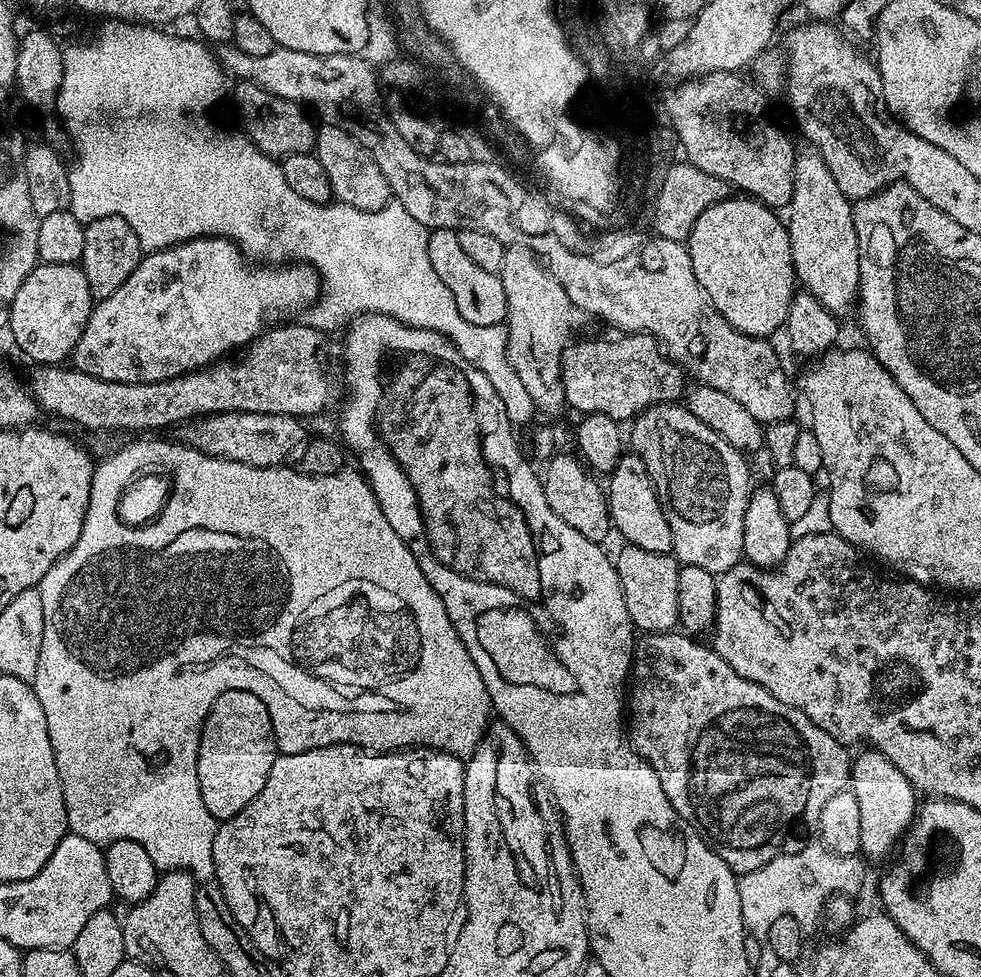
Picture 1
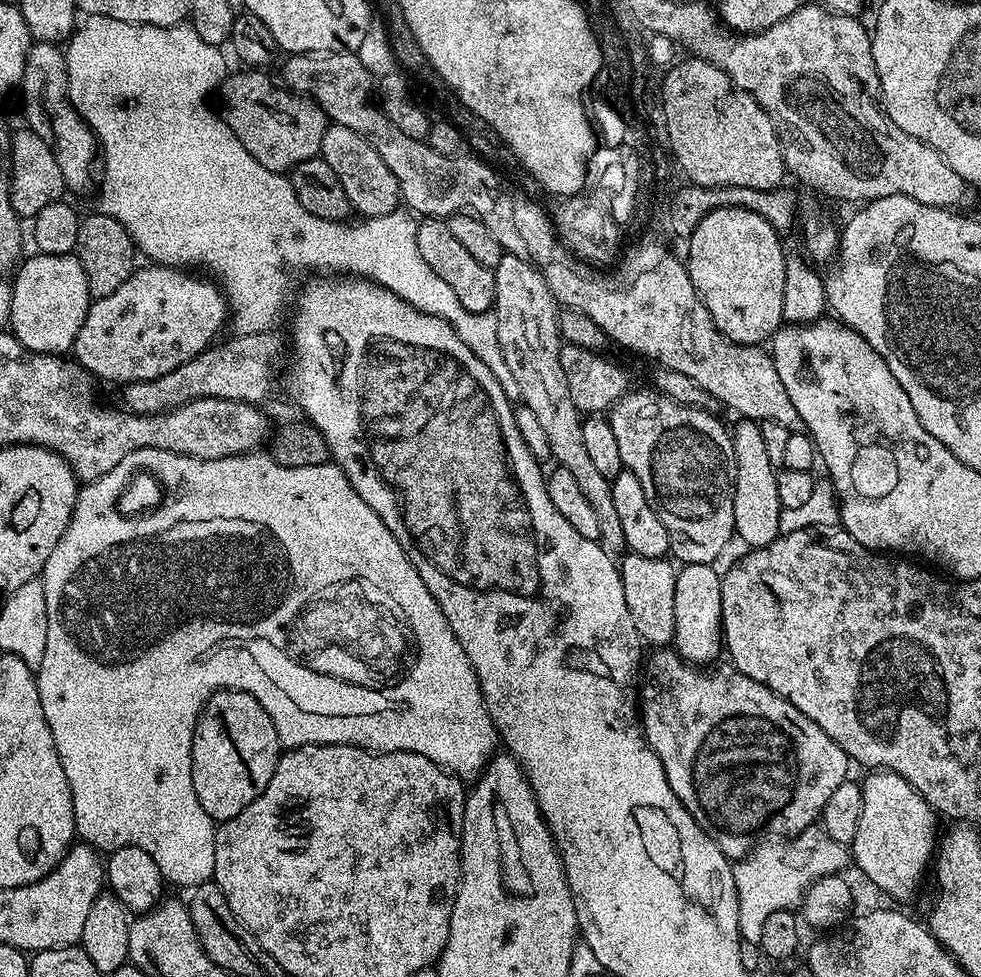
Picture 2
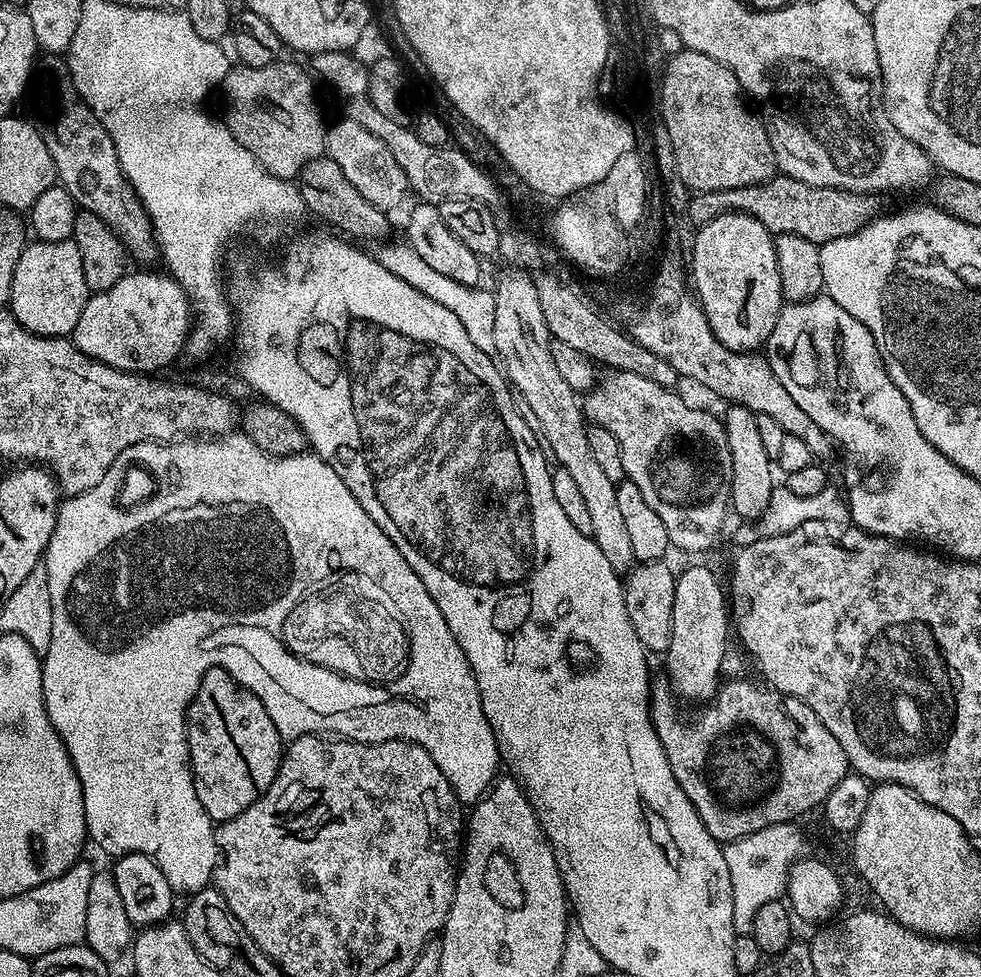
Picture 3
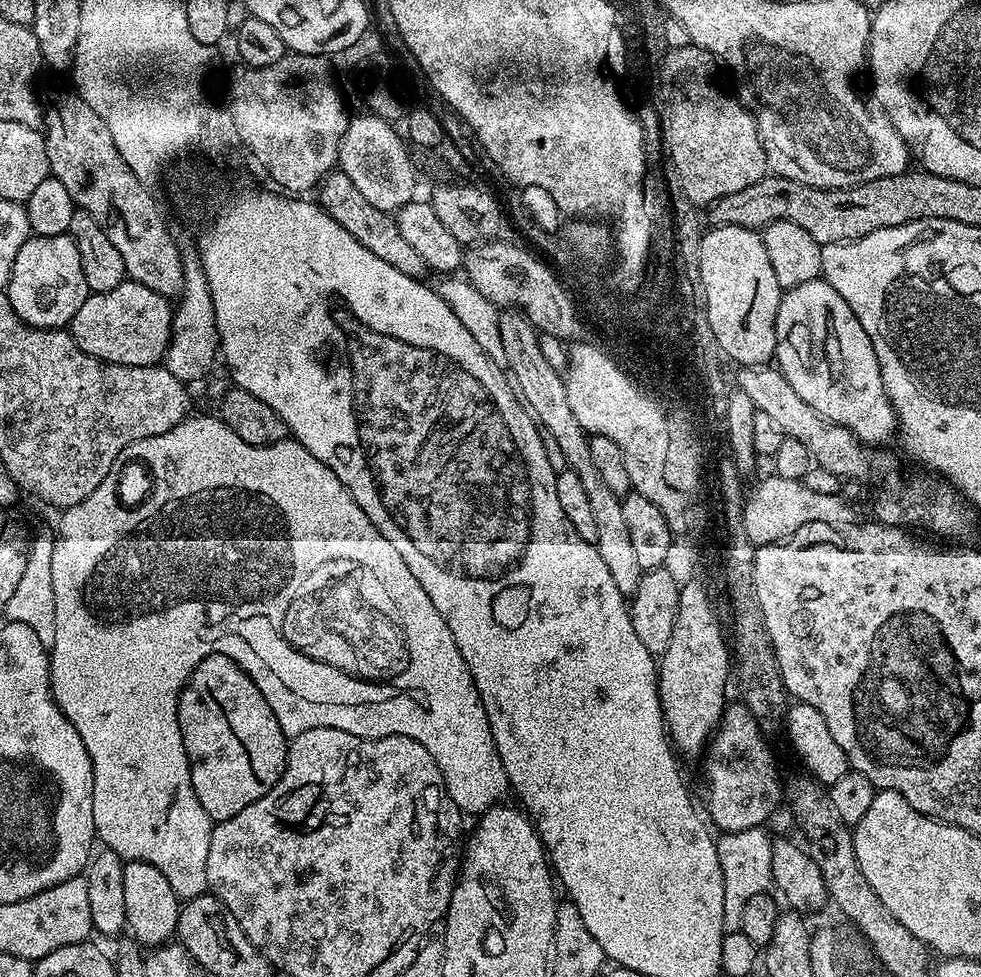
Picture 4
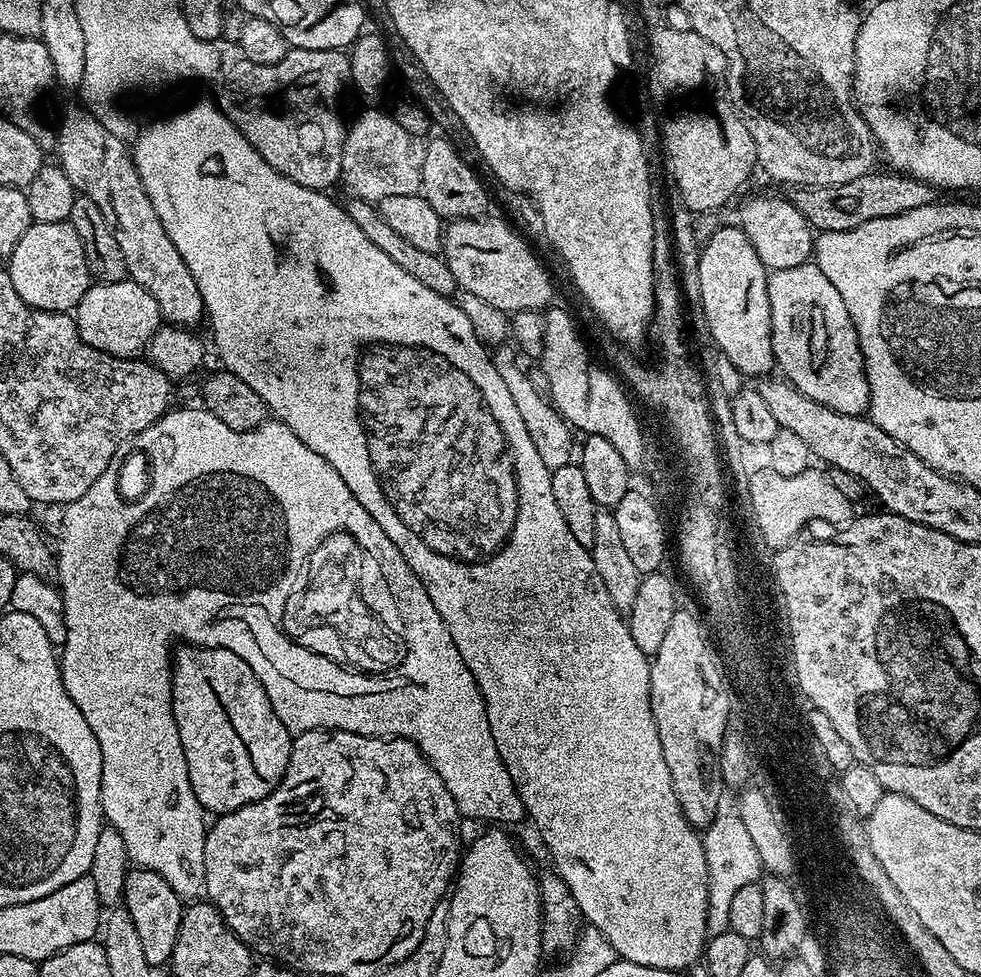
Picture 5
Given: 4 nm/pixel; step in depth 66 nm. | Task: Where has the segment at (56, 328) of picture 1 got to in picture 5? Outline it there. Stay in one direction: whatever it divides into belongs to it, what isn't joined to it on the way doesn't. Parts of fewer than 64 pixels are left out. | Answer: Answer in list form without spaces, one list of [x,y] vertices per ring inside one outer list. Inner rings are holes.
[[[67,220],[62,222],[32,223],[18,238],[18,246],[14,246],[11,256],[7,257],[6,267],[10,274],[10,282],[14,282],[14,290],[18,290],[18,298],[29,304],[31,308],[41,308],[47,312],[71,313],[77,302],[90,287],[86,250],[82,250],[82,238],[78,238],[78,230]]]

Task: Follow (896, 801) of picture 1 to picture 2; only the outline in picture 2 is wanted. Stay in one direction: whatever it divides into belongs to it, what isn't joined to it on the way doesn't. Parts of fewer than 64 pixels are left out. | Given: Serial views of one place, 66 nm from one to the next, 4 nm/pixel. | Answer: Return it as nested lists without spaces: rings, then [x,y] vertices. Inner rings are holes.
[[[872,770],[867,773],[868,777],[862,780],[864,789],[864,801],[862,802],[862,814],[858,818],[858,834],[854,834],[850,845],[850,856],[858,867],[864,871],[864,876],[876,888],[881,888],[888,896],[896,900],[908,900],[916,892],[924,871],[929,871],[934,860],[934,853],[938,847],[938,831],[936,832],[937,813],[902,778],[893,772]]]

